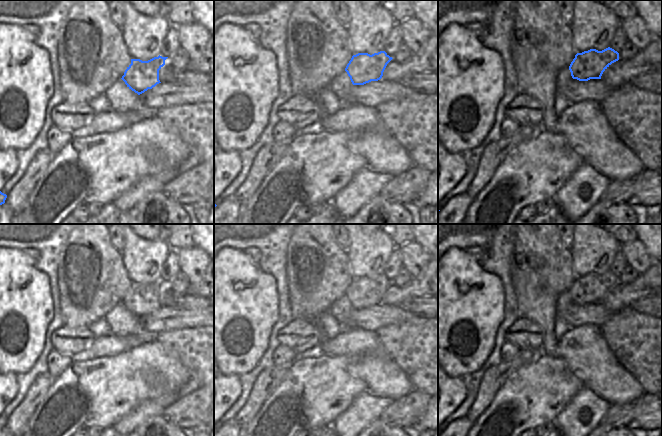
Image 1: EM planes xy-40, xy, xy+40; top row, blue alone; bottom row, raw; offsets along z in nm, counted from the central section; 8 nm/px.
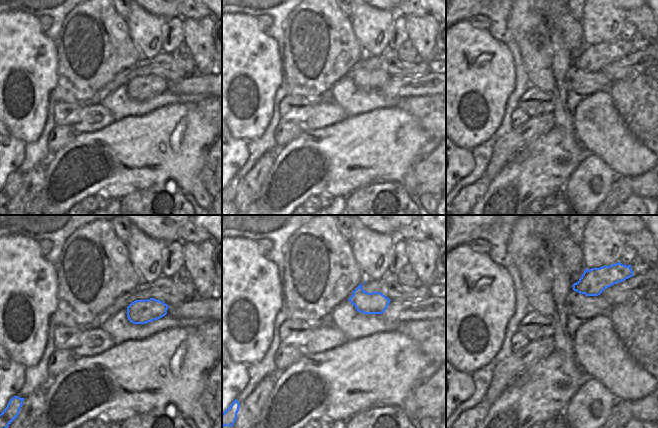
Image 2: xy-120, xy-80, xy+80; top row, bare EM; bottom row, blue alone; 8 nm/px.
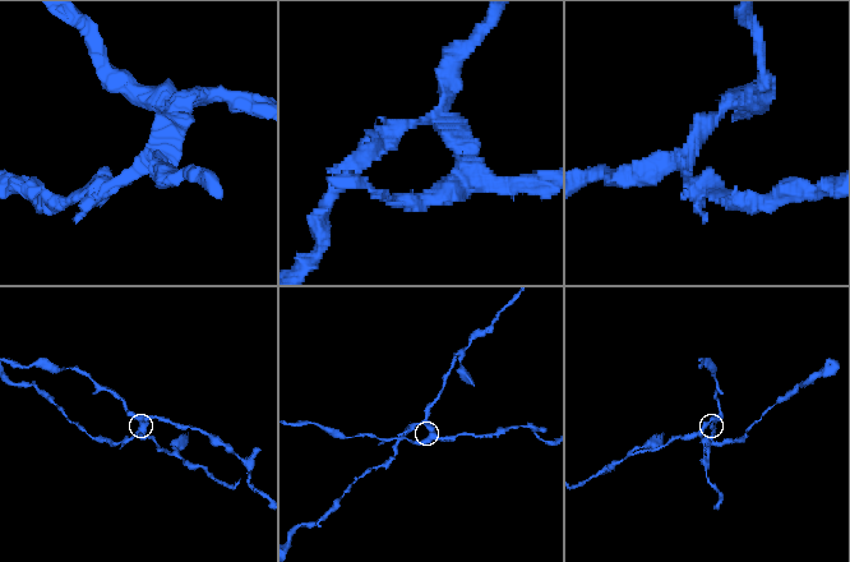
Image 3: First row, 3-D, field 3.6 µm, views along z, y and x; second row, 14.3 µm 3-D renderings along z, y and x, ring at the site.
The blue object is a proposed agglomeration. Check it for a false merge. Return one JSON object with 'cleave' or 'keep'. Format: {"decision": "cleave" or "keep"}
{"decision": "cleave"}

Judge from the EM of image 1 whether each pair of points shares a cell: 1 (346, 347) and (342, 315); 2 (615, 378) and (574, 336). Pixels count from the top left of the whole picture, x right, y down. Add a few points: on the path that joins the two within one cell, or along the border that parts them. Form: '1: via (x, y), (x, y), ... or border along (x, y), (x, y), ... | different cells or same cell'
1: border along (351, 327), (343, 329) | different cells
2: via (605, 368), (583, 346) | same cell

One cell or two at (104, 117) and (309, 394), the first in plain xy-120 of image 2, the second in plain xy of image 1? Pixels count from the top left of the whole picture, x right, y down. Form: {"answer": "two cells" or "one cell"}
{"answer": "two cells"}

